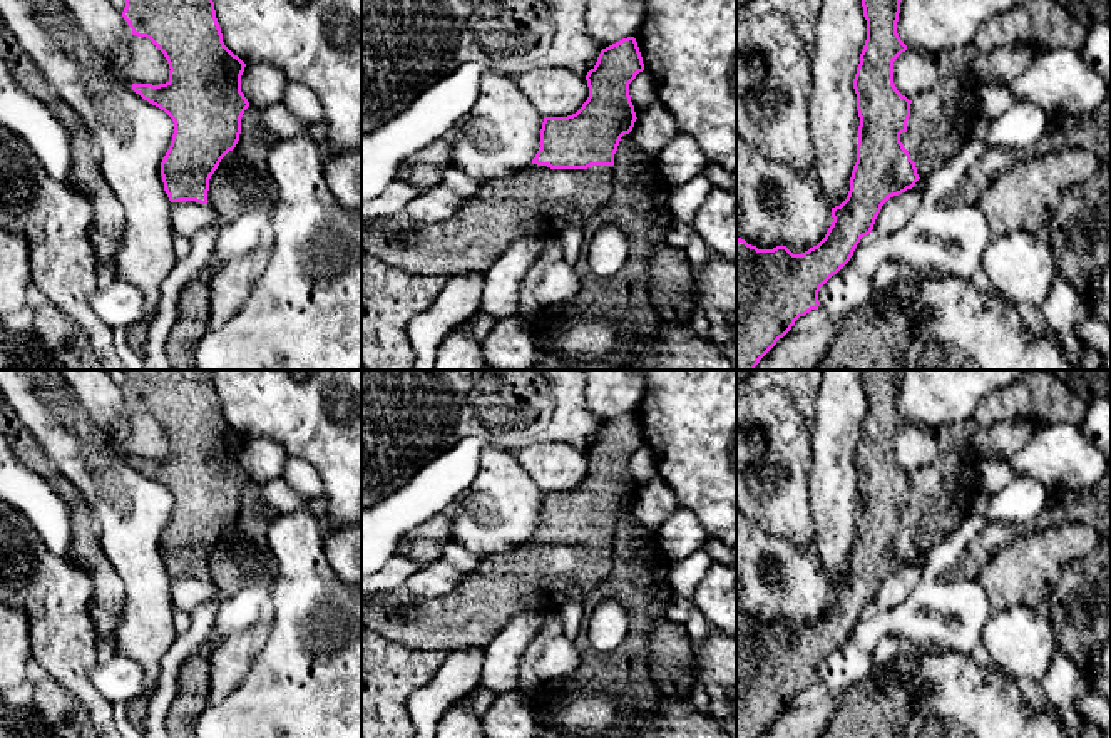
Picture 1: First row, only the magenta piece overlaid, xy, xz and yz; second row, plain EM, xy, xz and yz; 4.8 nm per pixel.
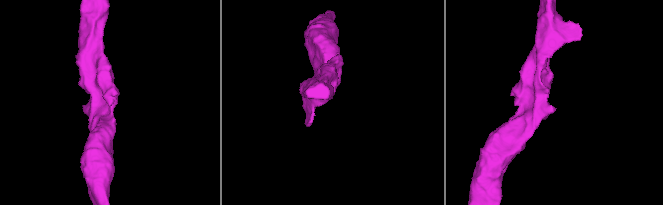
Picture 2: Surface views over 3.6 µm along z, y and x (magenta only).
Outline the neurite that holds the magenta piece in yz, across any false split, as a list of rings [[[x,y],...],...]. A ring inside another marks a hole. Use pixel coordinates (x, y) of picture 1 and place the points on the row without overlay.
[[[862,370],[867,415],[853,454],[860,492],[857,537],[847,574],[832,582],[833,596],[825,612],[803,629],[793,629],[786,621],[758,624],[736,614],[736,738],[760,738],[800,691],[820,681],[820,663],[850,636],[860,614],[872,607],[885,576],[912,564],[947,530],[955,529],[980,490],[979,462],[972,450],[974,422],[940,432],[939,457],[914,475],[897,465],[893,437],[907,425],[897,408],[902,372]]]

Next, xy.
[[[125,370],[124,395],[132,410],[149,413],[169,438],[166,459],[132,459],[132,465],[164,485],[174,497],[171,520],[161,537],[171,577],[207,579],[209,554],[221,534],[236,522],[241,492],[249,482],[241,467],[246,438],[223,417],[212,370]]]

